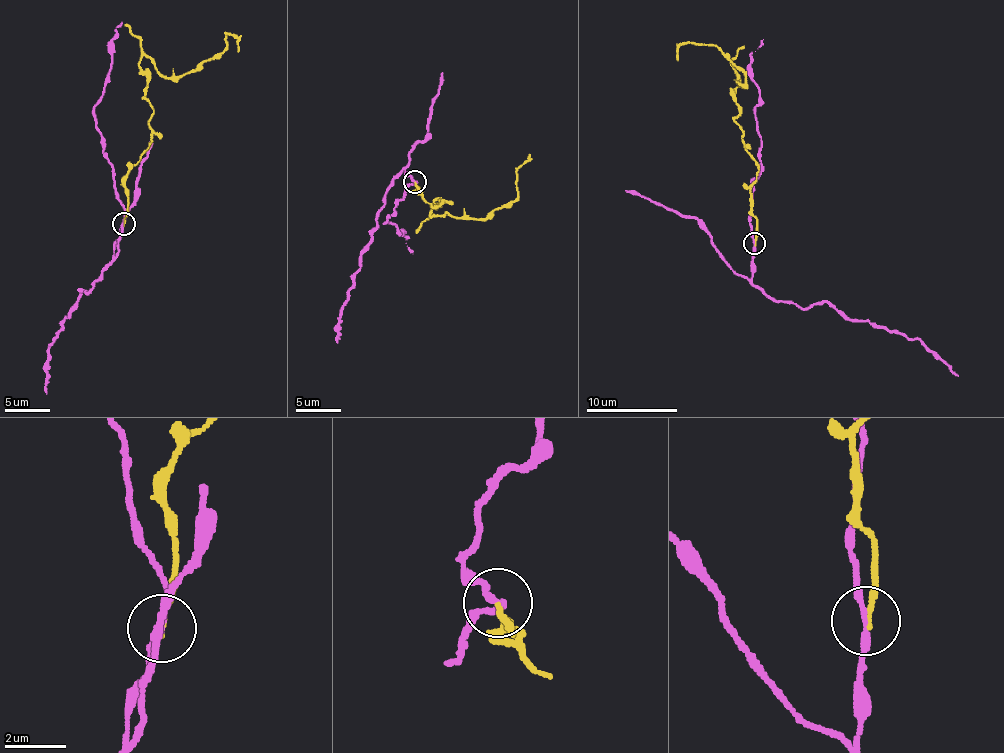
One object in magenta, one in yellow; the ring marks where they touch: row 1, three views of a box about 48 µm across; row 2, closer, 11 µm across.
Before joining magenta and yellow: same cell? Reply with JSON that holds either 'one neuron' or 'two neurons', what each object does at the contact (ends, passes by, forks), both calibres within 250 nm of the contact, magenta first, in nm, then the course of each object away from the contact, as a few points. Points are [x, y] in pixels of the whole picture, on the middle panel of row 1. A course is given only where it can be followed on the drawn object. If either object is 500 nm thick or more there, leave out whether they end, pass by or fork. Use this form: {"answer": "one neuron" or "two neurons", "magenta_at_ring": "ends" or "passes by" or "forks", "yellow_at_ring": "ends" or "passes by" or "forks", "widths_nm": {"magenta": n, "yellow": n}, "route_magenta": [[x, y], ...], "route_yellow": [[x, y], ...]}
{"answer": "two neurons", "magenta_at_ring": "passes by", "yellow_at_ring": "ends", "widths_nm": {"magenta": 180, "yellow": 160}, "route_magenta": [[415, 182], [404, 169], [393, 178], [372, 240], [361, 255], [361, 270], [340, 316], [338, 342]], "route_yellow": [[415, 182], [427, 203], [443, 200], [431, 216], [484, 219], [518, 197], [529, 154]]}

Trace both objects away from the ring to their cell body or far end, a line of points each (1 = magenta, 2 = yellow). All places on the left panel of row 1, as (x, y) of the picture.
1: (124, 223), (113, 259), (88, 293), (81, 291), (70, 317), (49, 345), (47, 394)
2: (124, 223), (124, 177), (152, 133), (140, 59), (165, 77), (193, 72), (227, 33), (238, 52)

